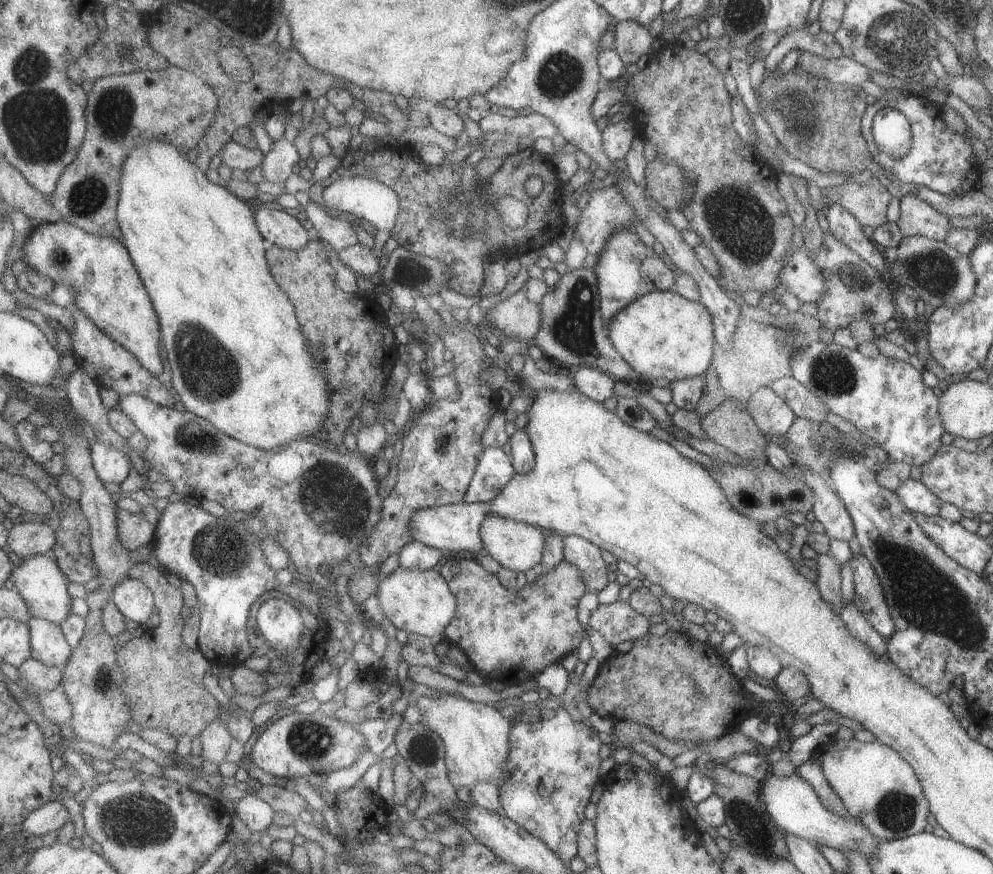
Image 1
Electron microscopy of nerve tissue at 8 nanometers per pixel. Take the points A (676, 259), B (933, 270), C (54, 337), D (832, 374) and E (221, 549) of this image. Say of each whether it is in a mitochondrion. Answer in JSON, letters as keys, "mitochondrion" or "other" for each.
{"A":"other","B":"mitochondrion","C":"other","D":"mitochondrion","E":"mitochondrion"}

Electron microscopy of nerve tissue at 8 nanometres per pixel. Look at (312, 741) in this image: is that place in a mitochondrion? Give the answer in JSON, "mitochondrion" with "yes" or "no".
{"mitochondrion":"yes"}

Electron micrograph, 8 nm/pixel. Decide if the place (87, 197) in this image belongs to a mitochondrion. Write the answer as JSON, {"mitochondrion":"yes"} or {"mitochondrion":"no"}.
{"mitochondrion":"yes"}

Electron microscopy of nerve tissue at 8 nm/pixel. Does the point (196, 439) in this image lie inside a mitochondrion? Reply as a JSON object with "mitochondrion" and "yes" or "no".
{"mitochondrion":"yes"}

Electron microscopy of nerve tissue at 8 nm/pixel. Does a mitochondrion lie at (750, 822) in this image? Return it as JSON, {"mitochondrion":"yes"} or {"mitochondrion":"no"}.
{"mitochondrion":"yes"}

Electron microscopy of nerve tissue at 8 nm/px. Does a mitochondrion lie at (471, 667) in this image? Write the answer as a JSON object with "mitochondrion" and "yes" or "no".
{"mitochondrion":"no"}

